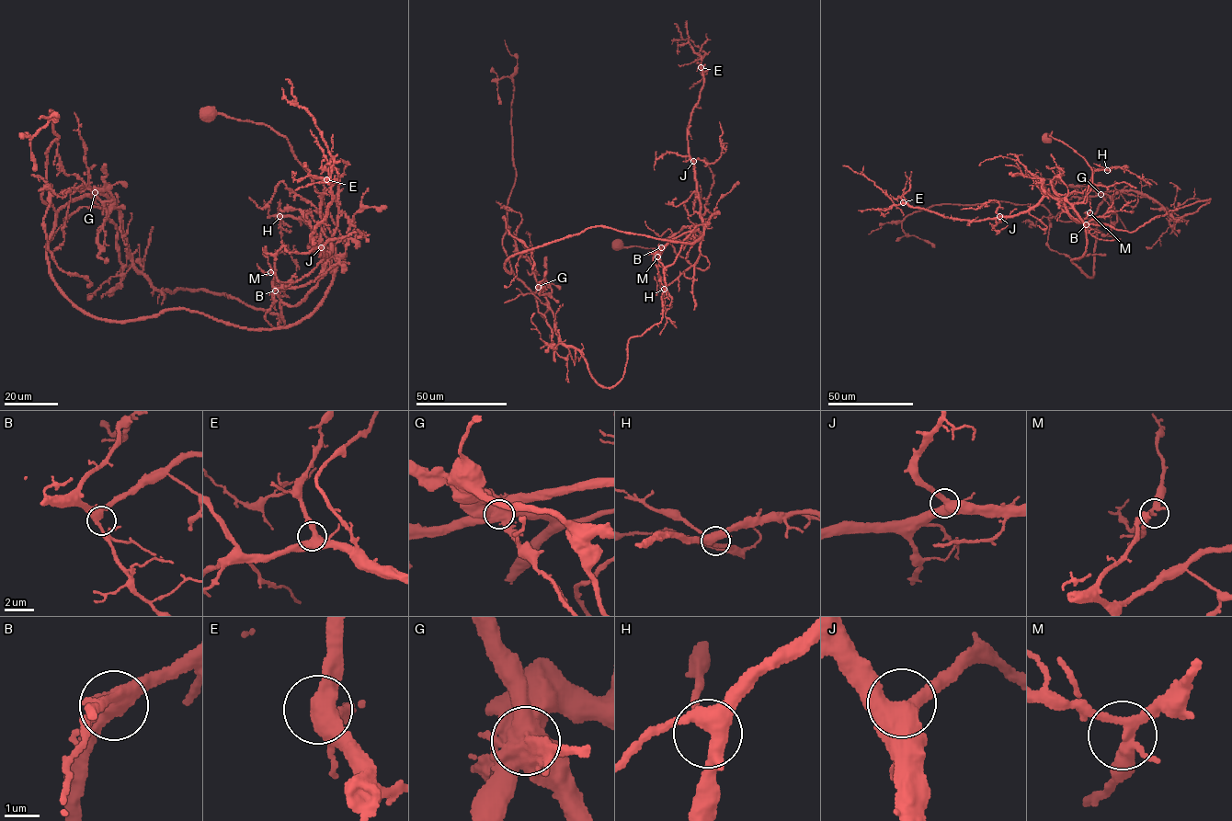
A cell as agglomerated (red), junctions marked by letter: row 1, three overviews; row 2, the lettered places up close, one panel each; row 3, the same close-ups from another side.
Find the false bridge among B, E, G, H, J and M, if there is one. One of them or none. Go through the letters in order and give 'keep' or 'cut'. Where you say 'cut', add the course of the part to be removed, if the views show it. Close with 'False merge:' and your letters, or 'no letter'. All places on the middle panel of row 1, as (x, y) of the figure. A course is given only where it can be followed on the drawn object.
B: keep
E: keep
G: cut; foreign part runs (538, 287), (561, 342), (612, 387), (628, 342), (661, 320), (664, 269), (738, 181)
H: keep
J: keep
M: keep
False merge: G

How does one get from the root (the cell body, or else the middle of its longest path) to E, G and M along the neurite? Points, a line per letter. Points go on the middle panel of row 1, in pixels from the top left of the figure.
E: (617, 245), (670, 244), (695, 267), (709, 266), (700, 251), (703, 222), (688, 140), (703, 85), (701, 67)
G: (617, 245), (670, 244), (709, 266), (701, 237), (594, 226), (507, 259), (506, 270), (538, 287)
M: (617, 245), (670, 244), (695, 267), (709, 266), (700, 251), (703, 234), (697, 230), (672, 238), (657, 256)

